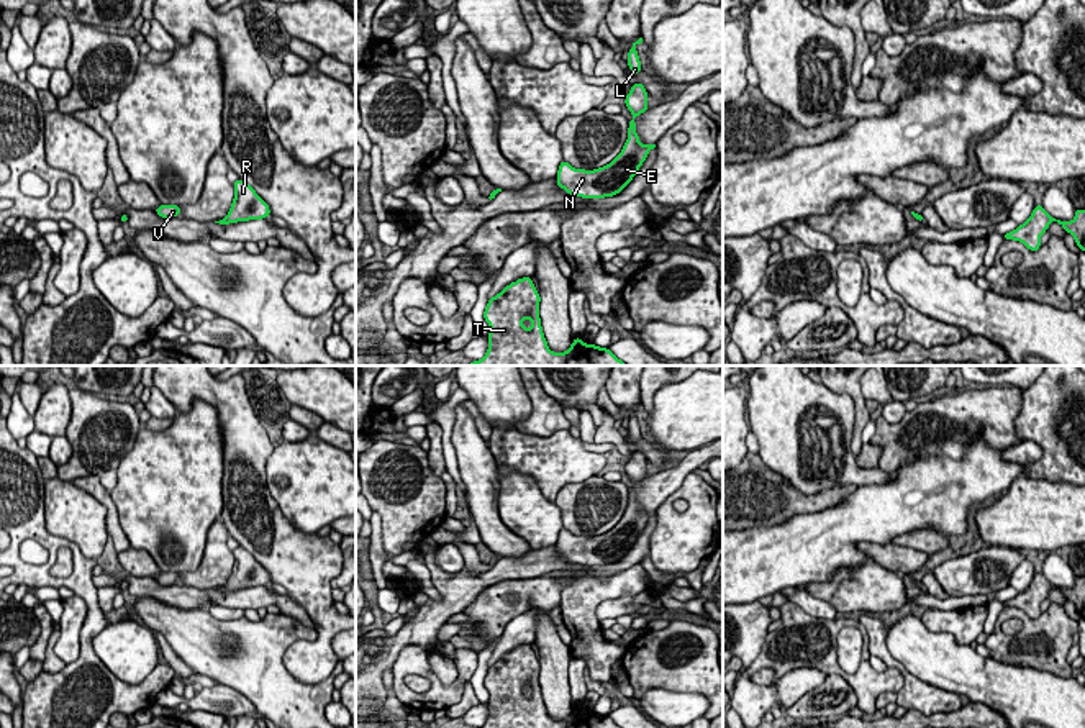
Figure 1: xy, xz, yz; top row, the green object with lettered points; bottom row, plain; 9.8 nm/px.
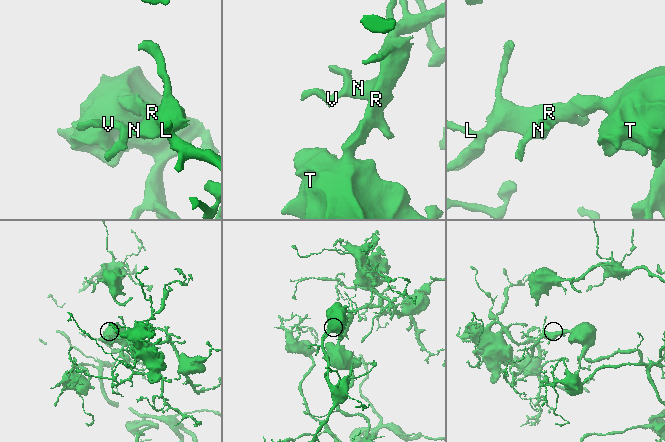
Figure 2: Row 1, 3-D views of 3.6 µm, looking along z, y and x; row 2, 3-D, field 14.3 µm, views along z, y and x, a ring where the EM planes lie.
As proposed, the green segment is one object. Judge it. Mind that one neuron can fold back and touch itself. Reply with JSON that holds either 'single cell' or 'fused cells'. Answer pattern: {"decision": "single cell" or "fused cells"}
{"decision": "single cell"}

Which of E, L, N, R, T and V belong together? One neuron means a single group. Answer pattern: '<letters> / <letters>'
E L N R T V

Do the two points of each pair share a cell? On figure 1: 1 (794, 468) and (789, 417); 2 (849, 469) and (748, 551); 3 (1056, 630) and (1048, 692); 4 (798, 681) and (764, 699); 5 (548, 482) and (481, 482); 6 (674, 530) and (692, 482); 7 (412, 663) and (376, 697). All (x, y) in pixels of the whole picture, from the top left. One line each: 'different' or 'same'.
1: same
2: different
3: different
4: different
5: different
6: same
7: different

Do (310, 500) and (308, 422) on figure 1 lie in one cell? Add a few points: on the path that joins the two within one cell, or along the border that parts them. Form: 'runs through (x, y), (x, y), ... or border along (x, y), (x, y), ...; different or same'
border along (290, 418), (313, 433); different

